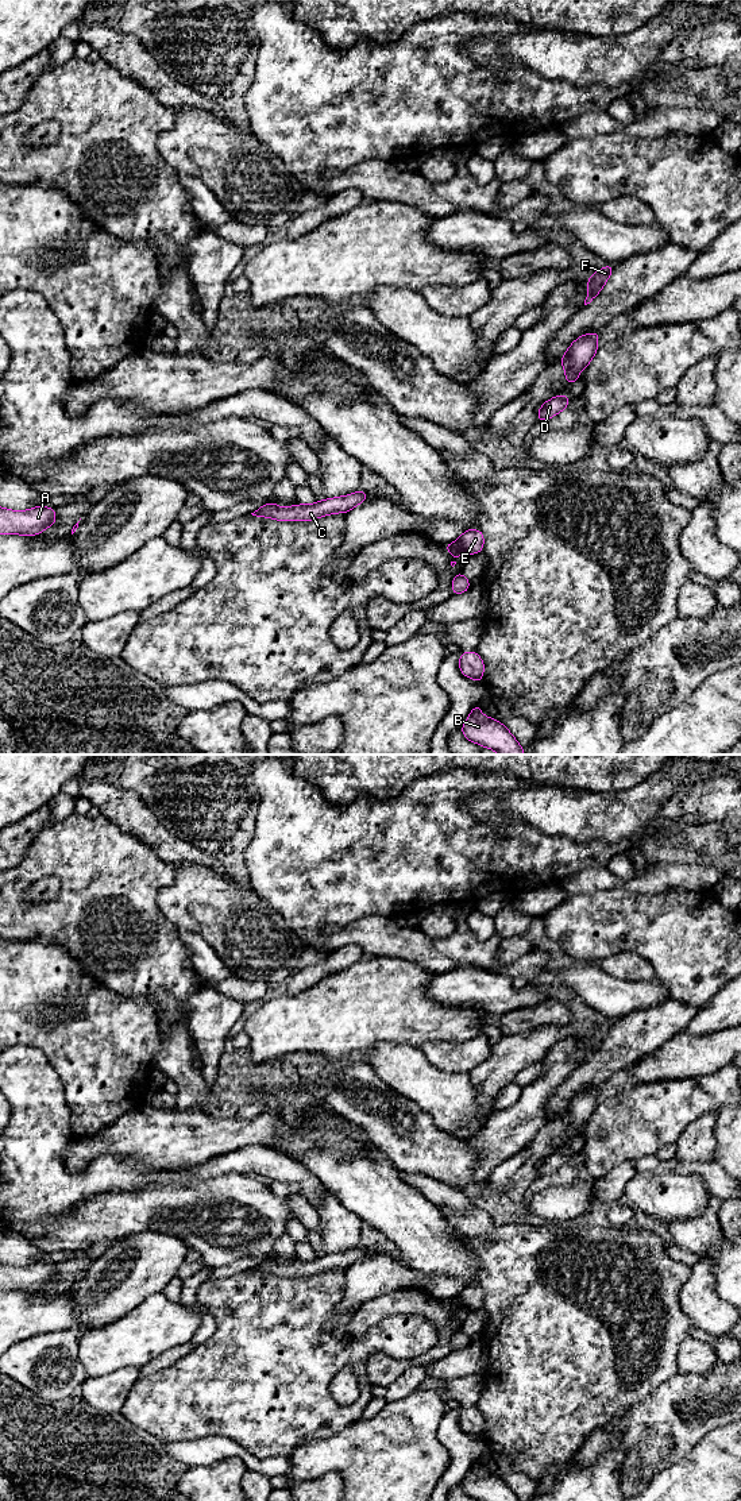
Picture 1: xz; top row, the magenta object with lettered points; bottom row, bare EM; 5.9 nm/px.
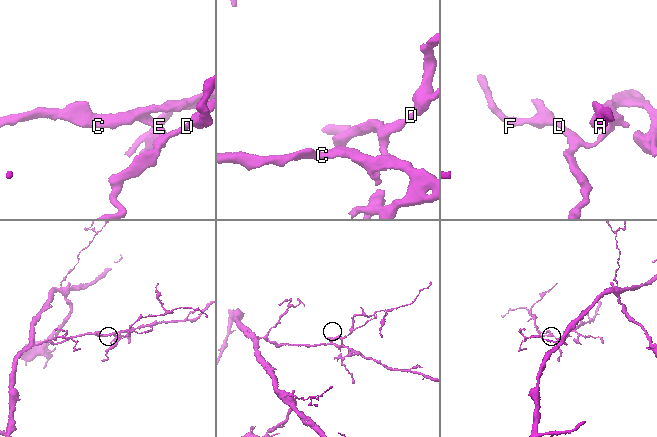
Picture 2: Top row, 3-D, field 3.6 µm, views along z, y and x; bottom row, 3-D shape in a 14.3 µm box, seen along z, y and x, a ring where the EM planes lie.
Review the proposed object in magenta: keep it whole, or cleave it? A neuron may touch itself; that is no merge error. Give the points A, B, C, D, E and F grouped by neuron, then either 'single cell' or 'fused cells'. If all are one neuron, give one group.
groups A B C / D E F; fused cells

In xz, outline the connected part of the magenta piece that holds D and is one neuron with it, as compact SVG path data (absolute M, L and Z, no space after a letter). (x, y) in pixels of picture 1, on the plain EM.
M556 1151L541 1161L541 1164L537 1168L536 1177L548 1176L560 1169L564 1164L570 1164L568 1151Z

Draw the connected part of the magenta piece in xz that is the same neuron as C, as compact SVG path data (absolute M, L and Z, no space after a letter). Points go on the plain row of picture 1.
M359 1246L344 1253L323 1255L314 1258L313 1261L298 1259L289 1263L278 1263L277 1259L273 1257L260 1262L251 1270L256 1273L274 1274L278 1277L310 1277L332 1269L346 1270L352 1263L364 1258L368 1253L370 1250Z

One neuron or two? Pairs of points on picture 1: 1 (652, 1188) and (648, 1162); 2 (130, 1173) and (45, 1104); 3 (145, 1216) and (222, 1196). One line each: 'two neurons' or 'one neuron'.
1: two neurons
2: one neuron
3: one neuron

